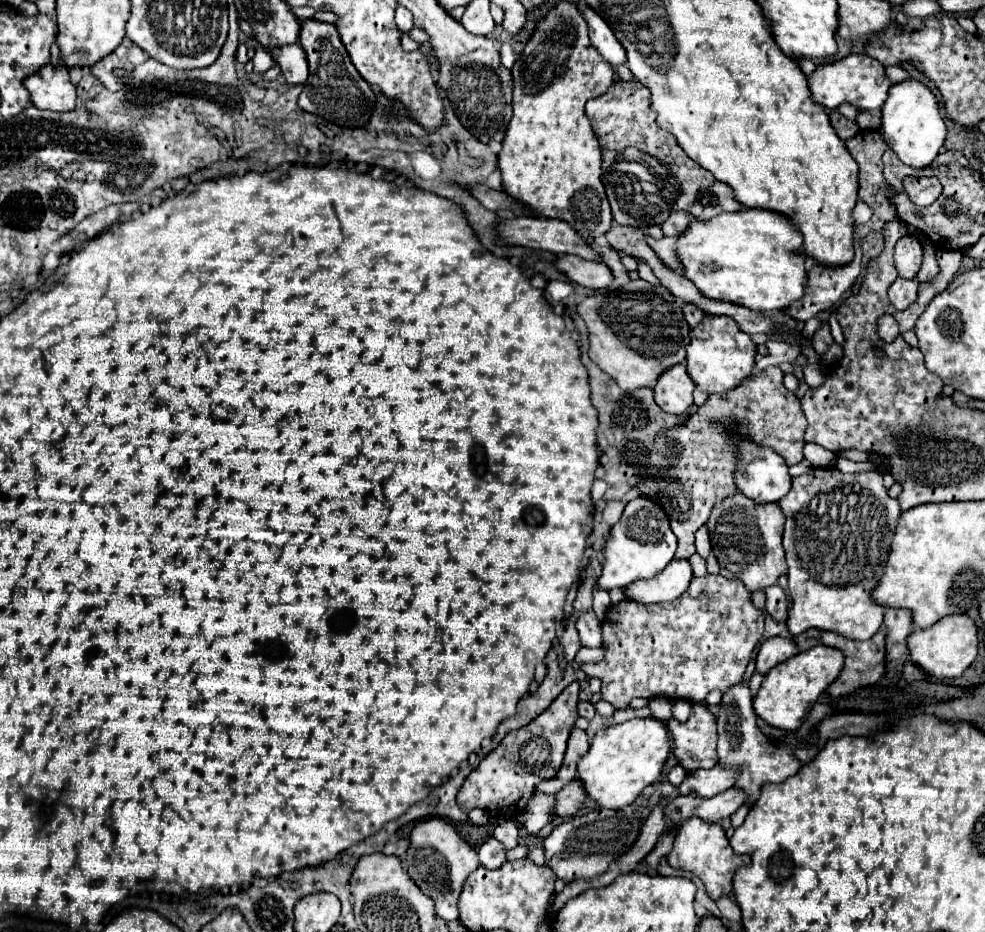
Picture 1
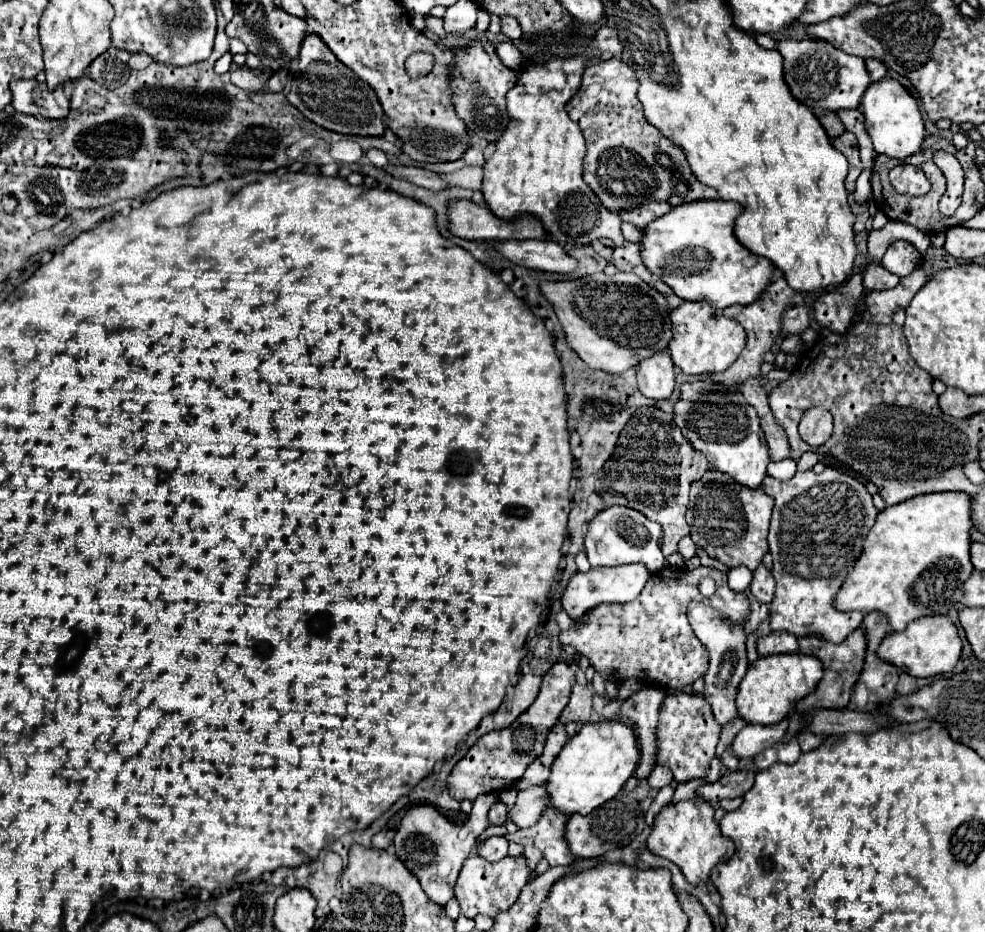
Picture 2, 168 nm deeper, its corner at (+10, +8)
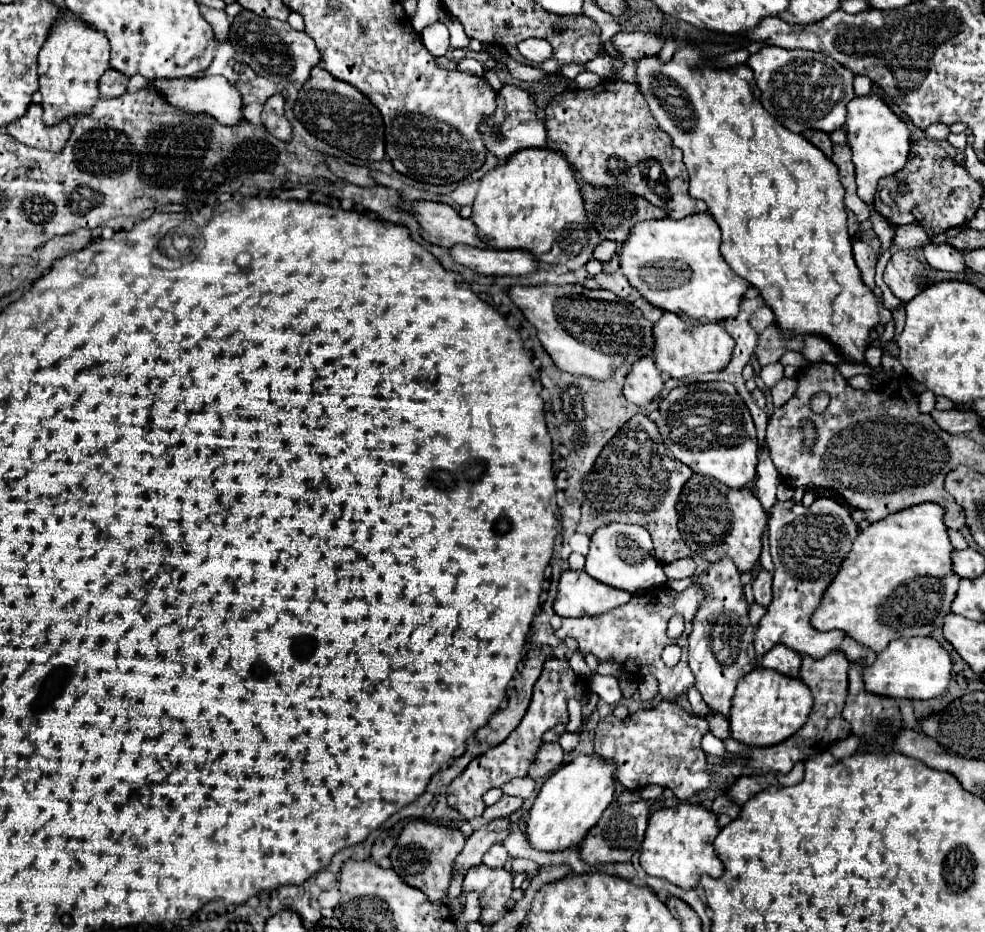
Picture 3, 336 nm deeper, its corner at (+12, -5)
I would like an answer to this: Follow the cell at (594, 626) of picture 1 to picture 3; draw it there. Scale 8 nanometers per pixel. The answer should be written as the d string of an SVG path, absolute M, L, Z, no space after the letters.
M566 570L560 576L554 612L562 618L600 616L626 604L632 596L626 590L612 588L588 576L586 572Z

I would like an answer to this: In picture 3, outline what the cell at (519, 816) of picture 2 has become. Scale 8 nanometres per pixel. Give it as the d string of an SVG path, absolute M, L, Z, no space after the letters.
M500 818L488 824L482 824L478 830L474 830L472 836L466 840L466 846L460 852L460 858L456 858L454 870L466 872L468 868L482 864L482 856L486 854L486 850L492 844L502 844L508 838L510 824L512 824L510 818Z

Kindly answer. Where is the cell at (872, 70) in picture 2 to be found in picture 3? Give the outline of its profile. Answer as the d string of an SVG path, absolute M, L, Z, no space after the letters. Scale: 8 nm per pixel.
M856 76L854 90L856 90L856 96L868 96L872 92L872 80L868 76Z

